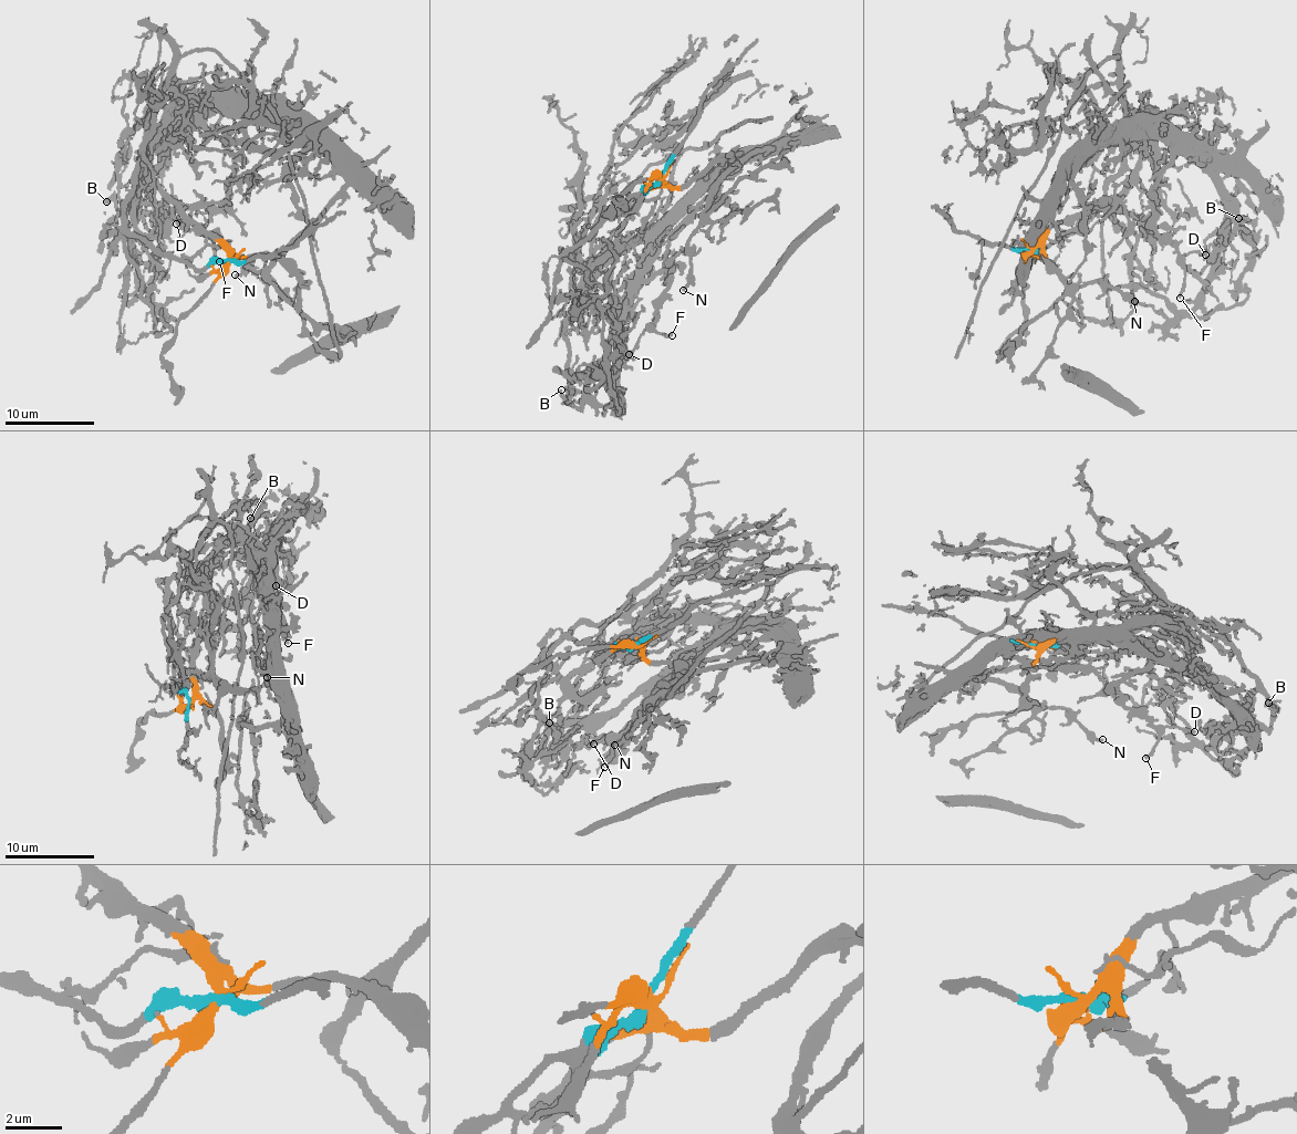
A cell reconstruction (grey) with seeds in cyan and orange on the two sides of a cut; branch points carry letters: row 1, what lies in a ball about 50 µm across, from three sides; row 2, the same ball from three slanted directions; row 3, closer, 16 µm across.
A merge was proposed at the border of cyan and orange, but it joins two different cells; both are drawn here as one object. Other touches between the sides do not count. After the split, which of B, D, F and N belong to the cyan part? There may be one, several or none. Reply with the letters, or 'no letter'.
no letter

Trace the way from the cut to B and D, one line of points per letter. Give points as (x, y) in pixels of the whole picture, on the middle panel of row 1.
B: (661, 176), (621, 230), (619, 246), (588, 264), (588, 257), (642, 242), (646, 269), (578, 406), (560, 389)
D: (661, 176), (619, 246), (588, 257), (642, 242), (642, 274), (670, 267), (671, 285), (628, 353)

